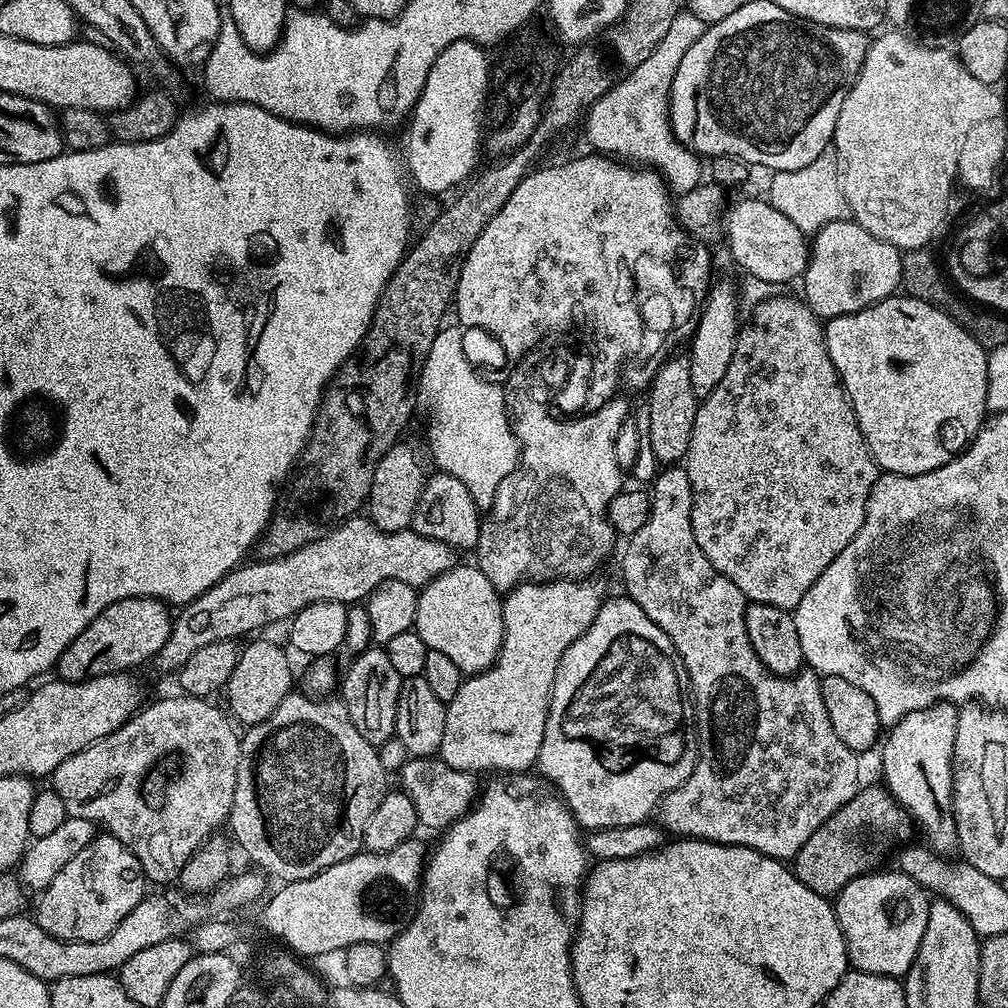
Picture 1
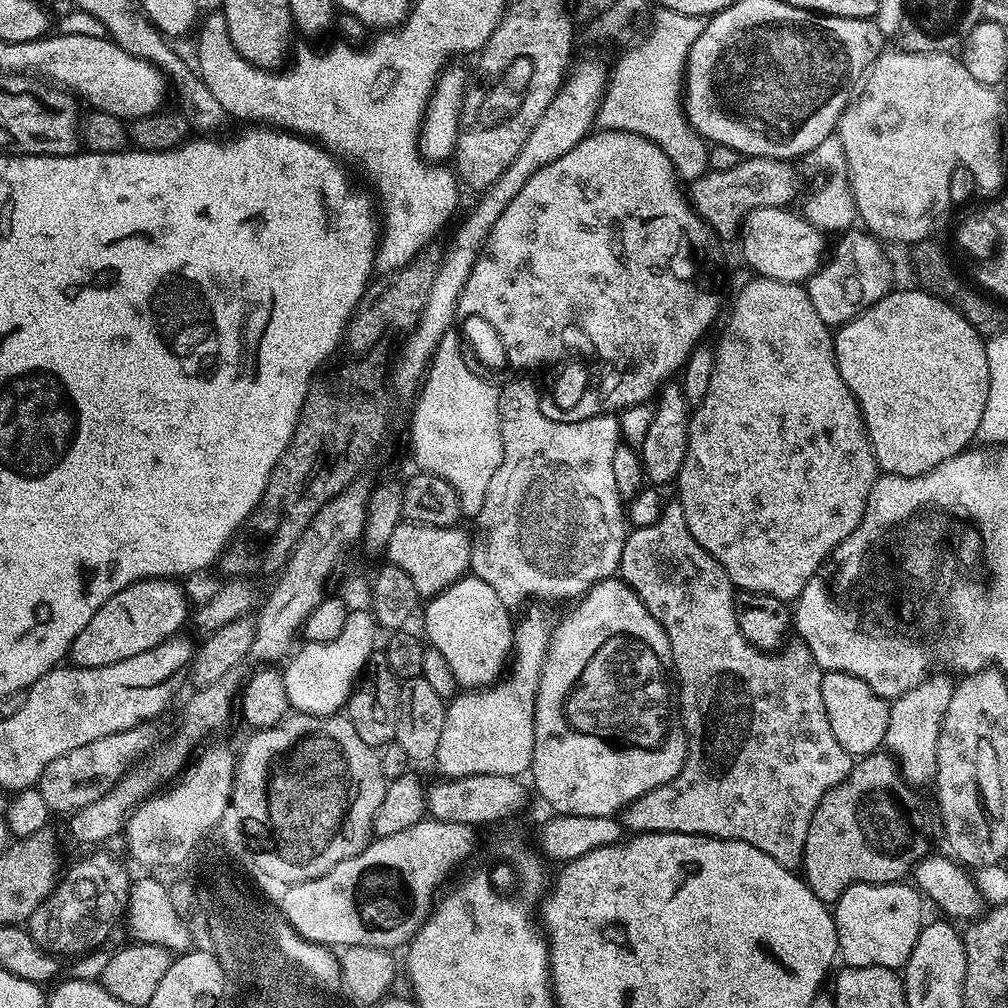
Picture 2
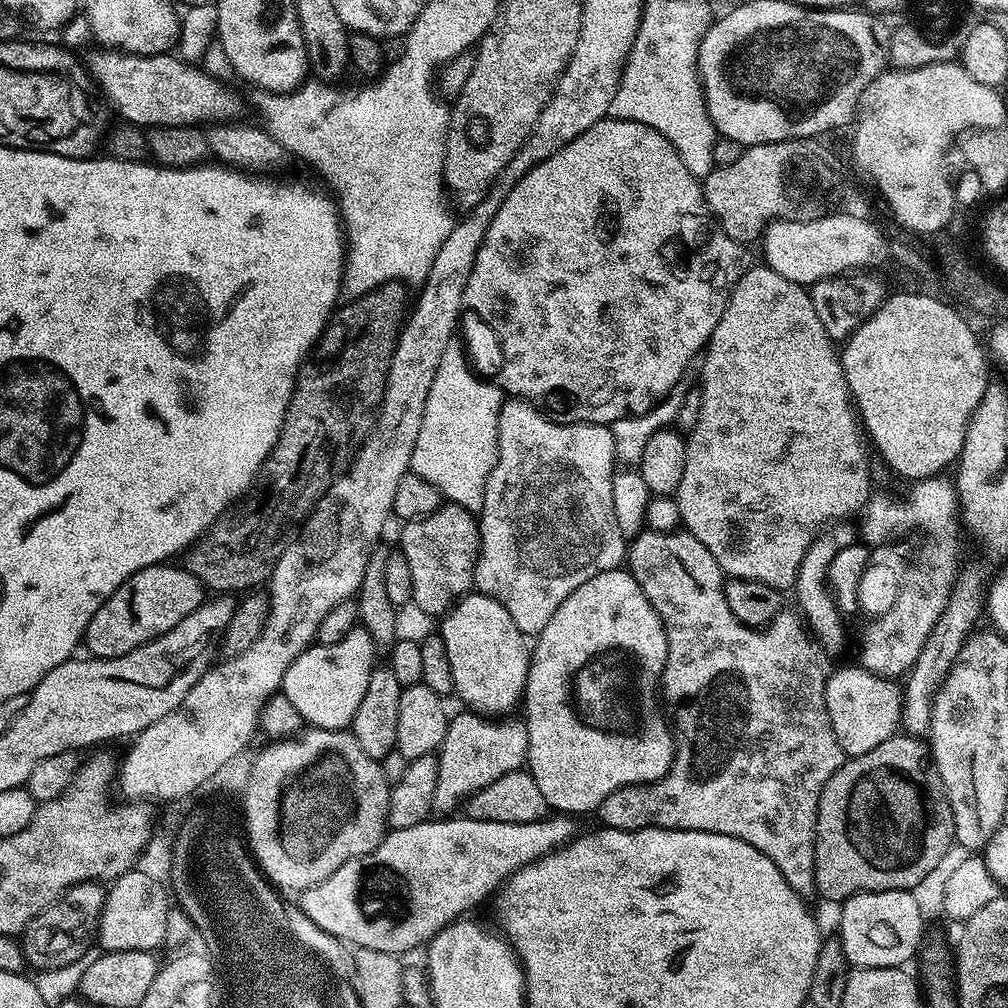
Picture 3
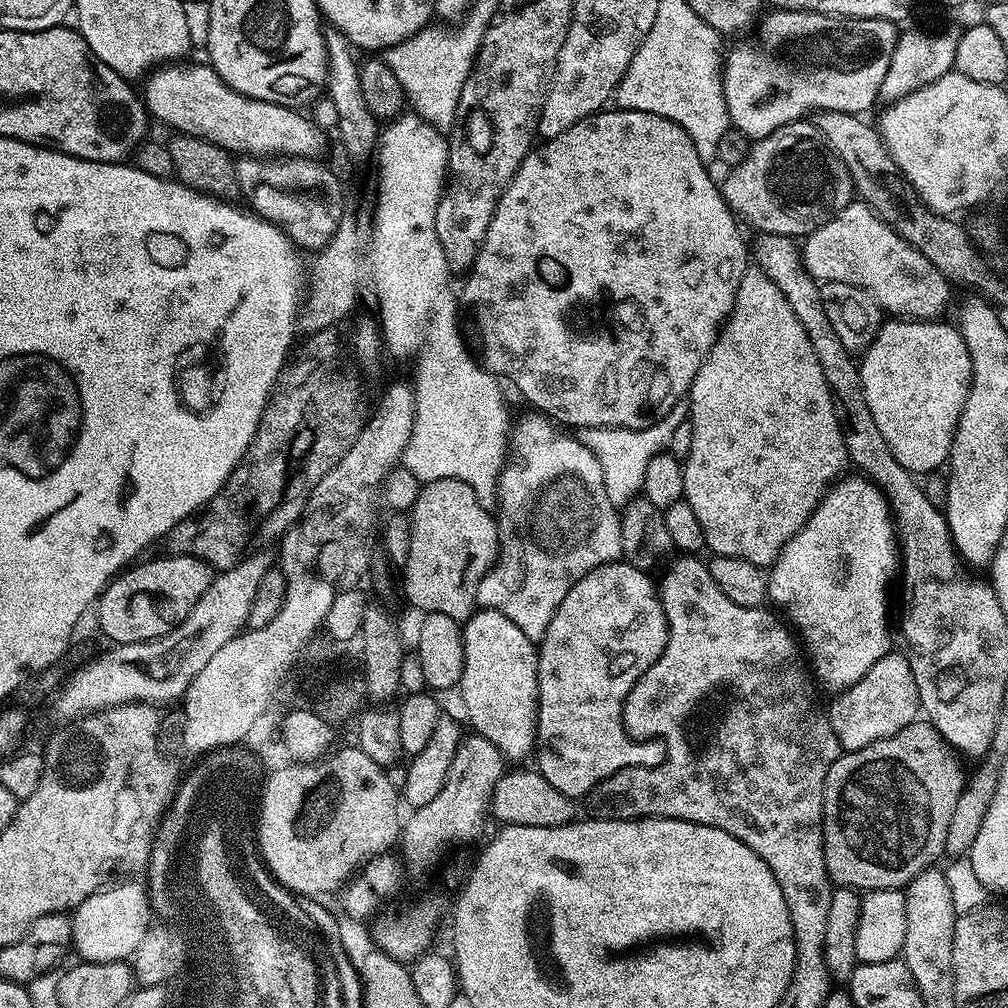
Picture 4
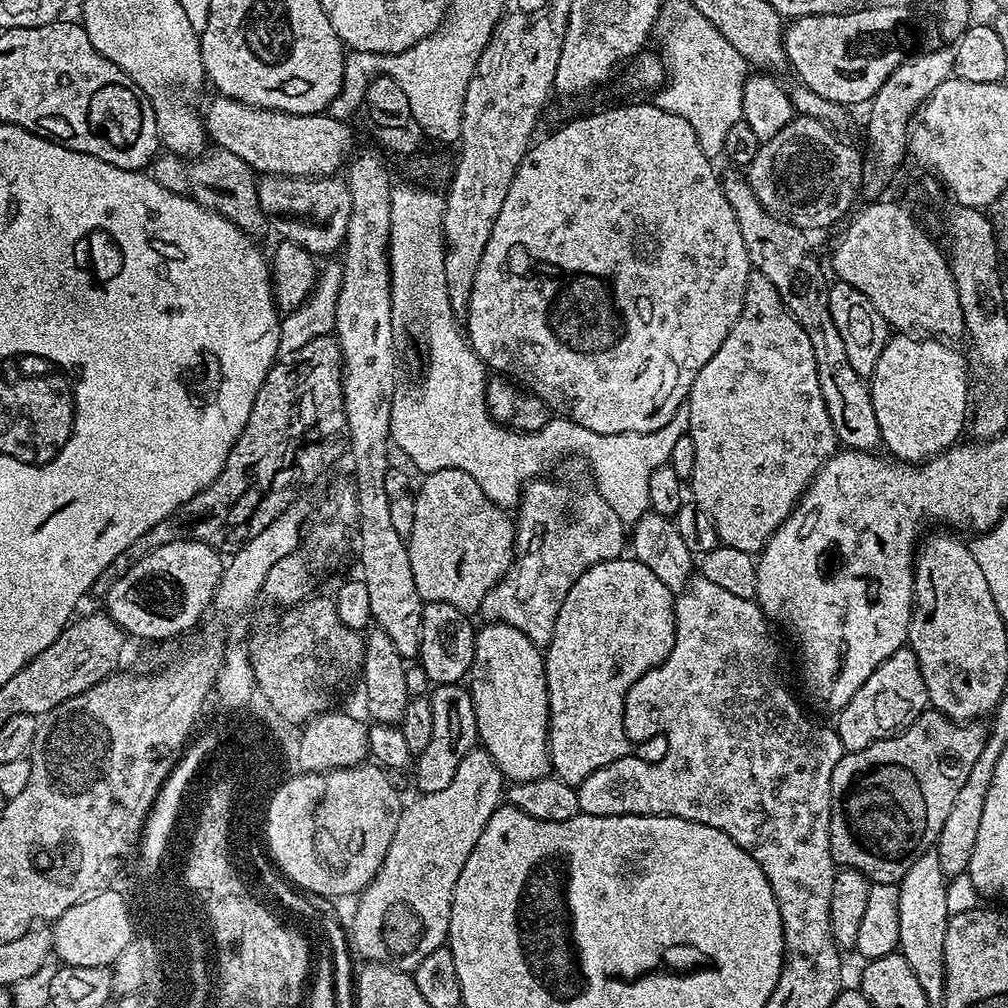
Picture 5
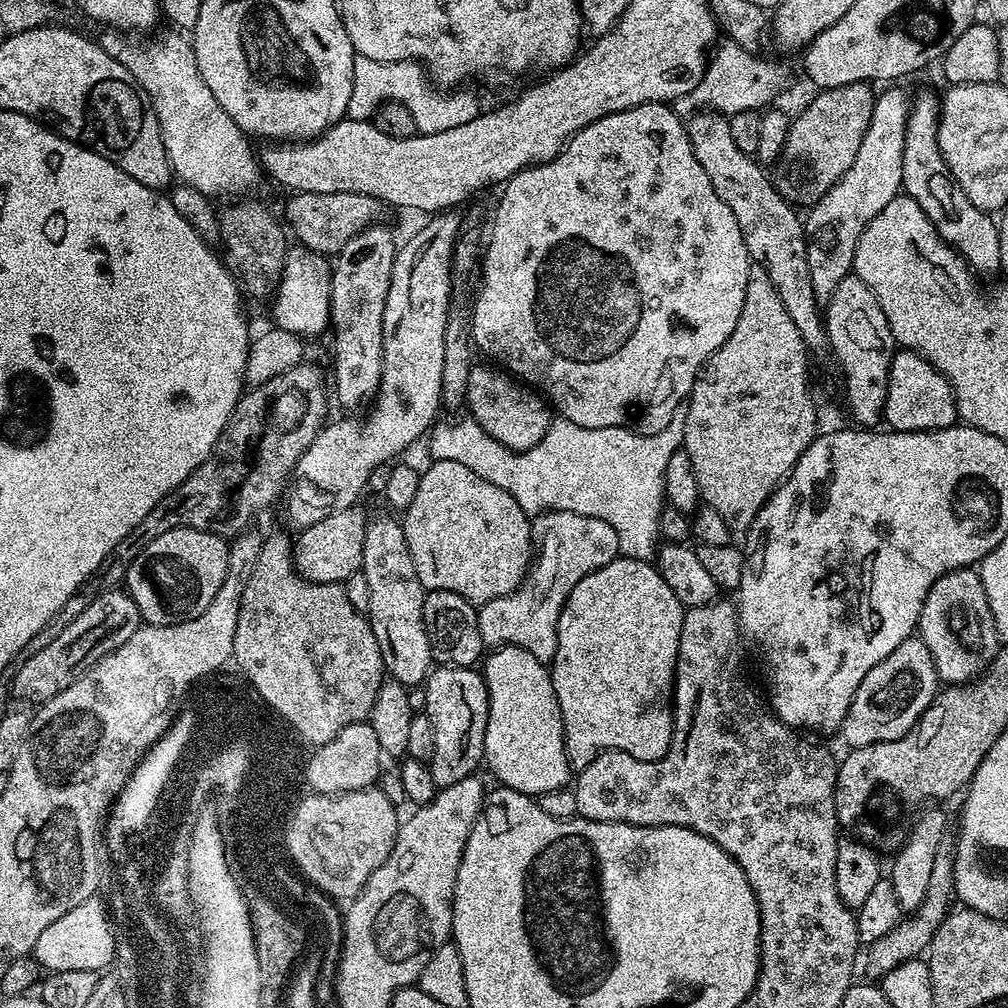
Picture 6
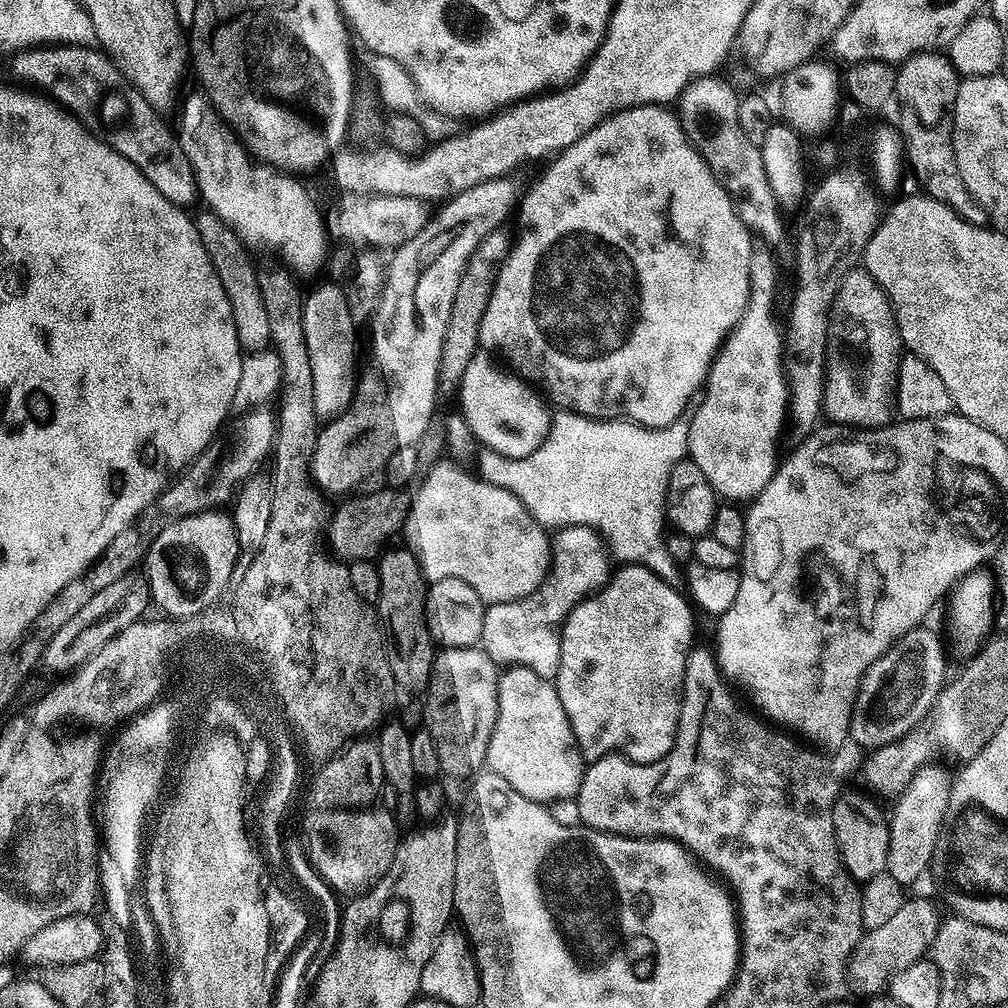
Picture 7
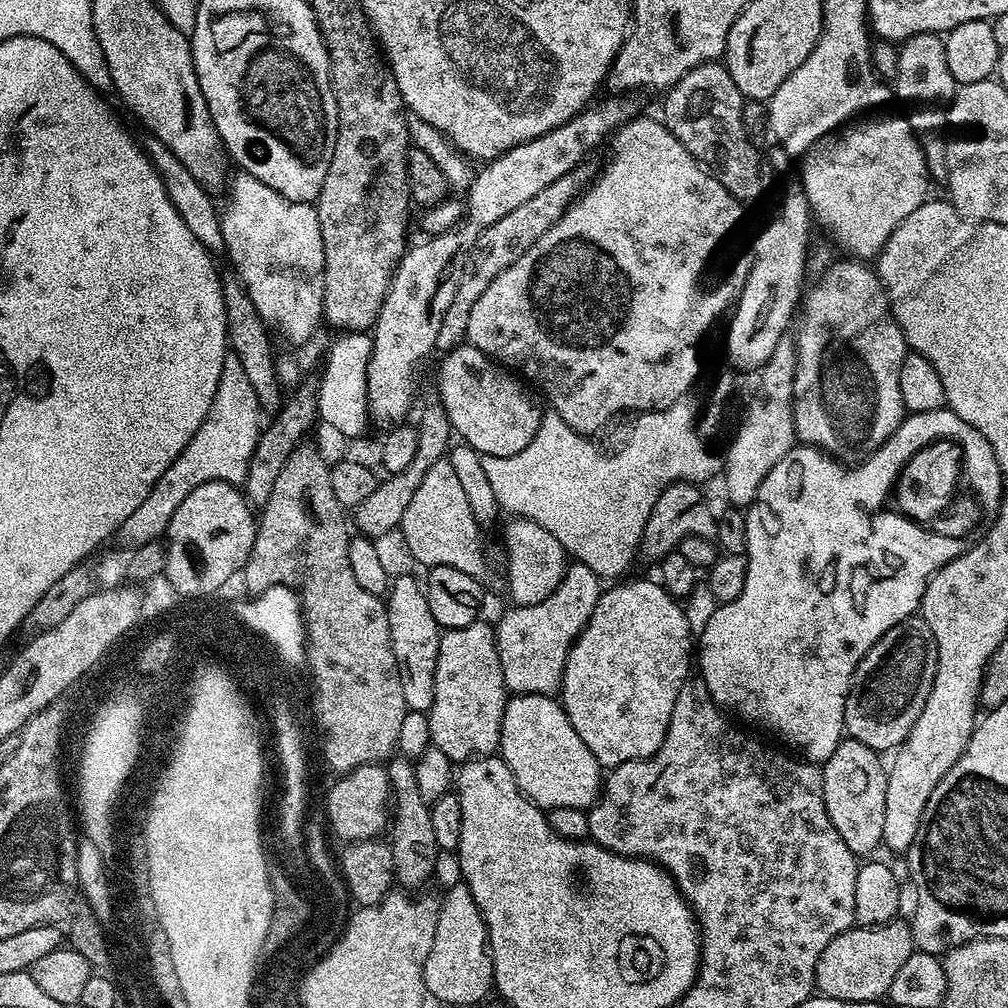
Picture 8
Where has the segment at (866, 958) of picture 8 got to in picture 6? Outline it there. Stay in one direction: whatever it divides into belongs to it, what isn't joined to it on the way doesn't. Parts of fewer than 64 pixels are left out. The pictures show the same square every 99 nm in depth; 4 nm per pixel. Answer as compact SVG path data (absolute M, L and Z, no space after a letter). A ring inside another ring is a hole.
M942 846L934 858L934 870L930 873L930 886L922 906L918 906L915 912L905 915L900 923L894 926L894 930L890 930L890 934L878 938L878 942L867 945L868 972L870 975L876 976L872 978L882 978L887 972L894 970L894 966L898 966L907 960L923 957L929 951L938 926L950 911L948 896L950 900L955 890L956 861L954 852L951 847Z

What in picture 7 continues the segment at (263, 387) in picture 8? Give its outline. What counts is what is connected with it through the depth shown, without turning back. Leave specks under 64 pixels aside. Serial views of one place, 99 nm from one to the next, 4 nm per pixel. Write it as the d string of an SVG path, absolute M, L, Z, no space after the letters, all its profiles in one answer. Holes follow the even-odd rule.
M210 210L195 215L196 229L206 256L210 258L214 272L230 303L231 318L234 319L235 334L241 349L248 354L265 351L270 345L270 318L267 317L265 299L262 298L259 271L250 262L249 251L237 236Z

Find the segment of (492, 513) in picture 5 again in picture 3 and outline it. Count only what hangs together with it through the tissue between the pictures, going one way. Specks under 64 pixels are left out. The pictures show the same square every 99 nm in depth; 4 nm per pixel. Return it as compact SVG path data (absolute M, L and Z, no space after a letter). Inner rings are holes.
M444 502L430 515L420 520L409 520L401 528L404 529L400 532L398 548L410 566L410 578L414 578L411 601L433 618L443 617L457 600L473 591L476 558L480 554L480 525L477 517L458 504Z

